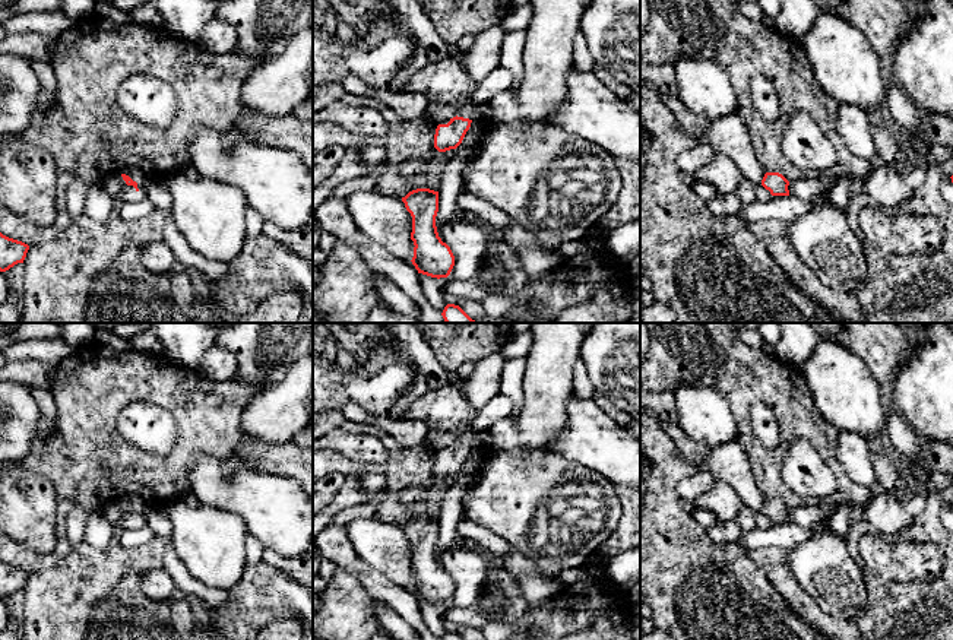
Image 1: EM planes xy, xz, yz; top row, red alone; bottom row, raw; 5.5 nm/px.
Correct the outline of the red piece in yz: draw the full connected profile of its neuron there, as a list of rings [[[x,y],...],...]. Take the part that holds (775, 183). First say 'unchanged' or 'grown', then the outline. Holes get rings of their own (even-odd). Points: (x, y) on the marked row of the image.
grown; [[[738,111],[712,121],[696,139],[697,143],[725,153],[741,169],[745,180],[763,186],[772,196],[789,196],[789,181],[779,172],[766,172],[756,159],[747,127]]]

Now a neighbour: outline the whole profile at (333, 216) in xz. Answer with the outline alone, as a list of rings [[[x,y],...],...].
[[[327,197],[317,207],[314,218],[326,234],[354,247],[370,267],[390,279],[419,307],[427,304],[419,282],[419,273],[412,262],[395,257],[383,245],[365,237],[357,228],[345,197]]]

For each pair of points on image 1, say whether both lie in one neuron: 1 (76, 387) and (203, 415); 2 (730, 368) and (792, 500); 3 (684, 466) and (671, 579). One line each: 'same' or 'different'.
1: same
2: same
3: same

